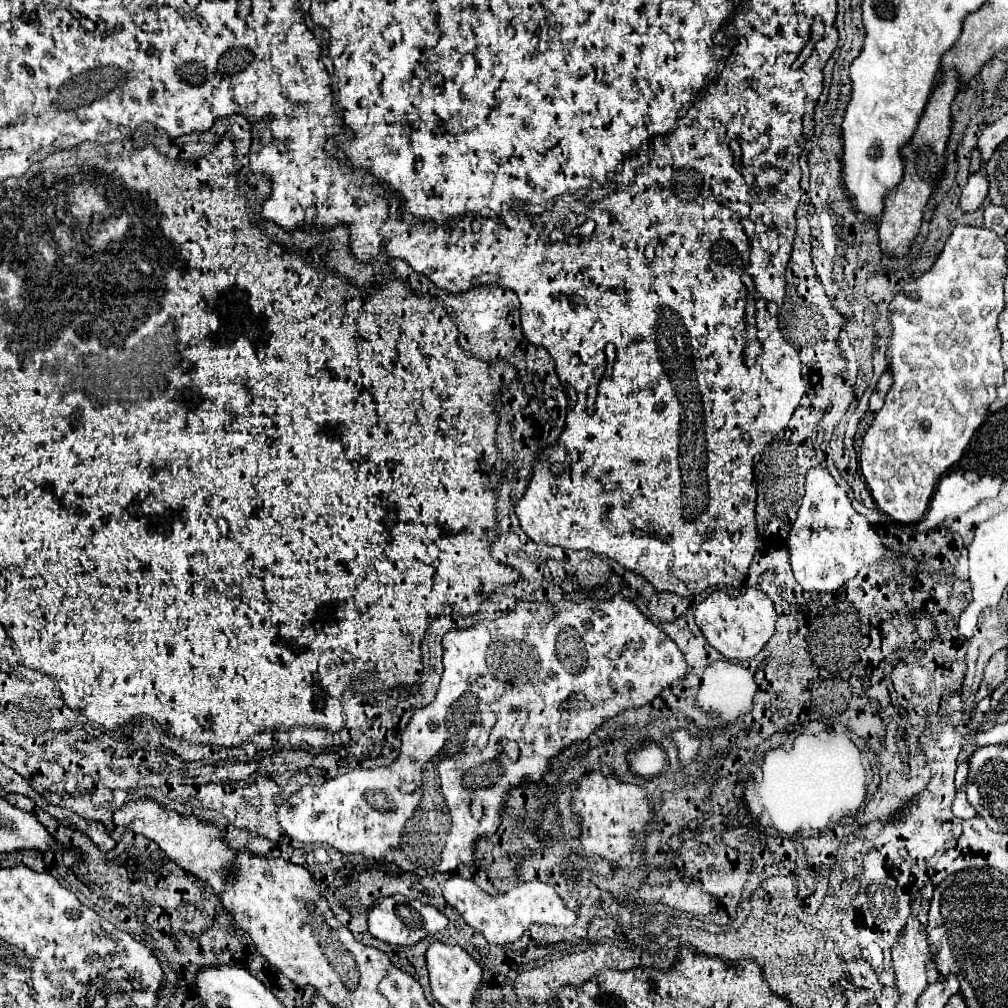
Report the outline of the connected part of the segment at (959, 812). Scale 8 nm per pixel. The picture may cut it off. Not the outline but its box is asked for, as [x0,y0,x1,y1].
[953,790,977,820]

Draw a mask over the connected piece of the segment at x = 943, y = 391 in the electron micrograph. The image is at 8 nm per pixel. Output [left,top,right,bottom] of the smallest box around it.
[859,226,1007,524]

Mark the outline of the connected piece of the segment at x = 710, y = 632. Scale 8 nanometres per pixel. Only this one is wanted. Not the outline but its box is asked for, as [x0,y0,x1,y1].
[697,588,777,660]

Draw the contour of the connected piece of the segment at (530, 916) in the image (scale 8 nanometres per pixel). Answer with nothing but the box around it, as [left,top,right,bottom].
[443,876,577,946]

